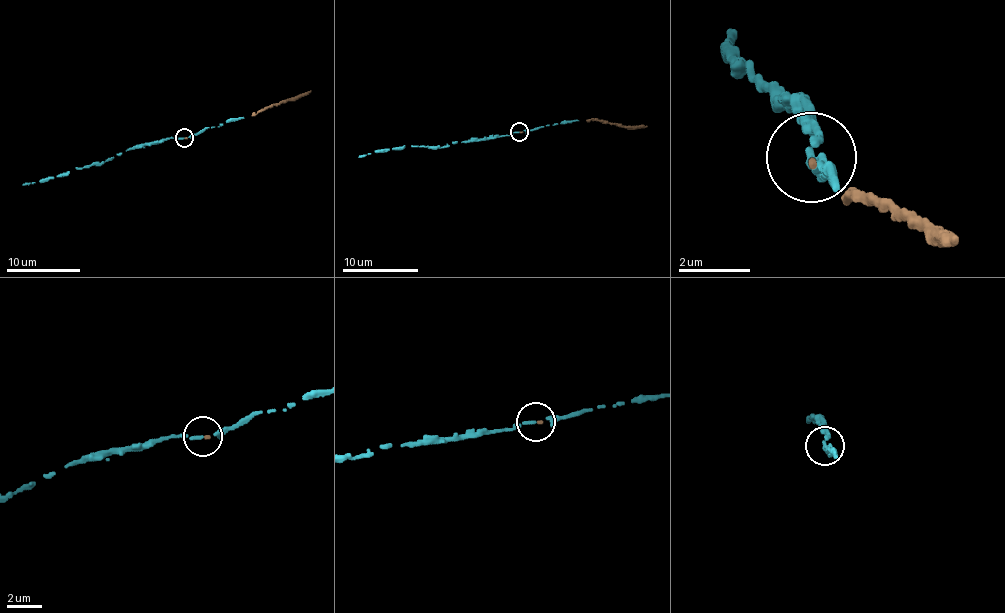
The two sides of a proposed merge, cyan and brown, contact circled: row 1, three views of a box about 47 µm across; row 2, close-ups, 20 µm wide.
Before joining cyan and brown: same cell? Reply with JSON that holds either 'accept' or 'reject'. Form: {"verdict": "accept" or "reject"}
{"verdict": "accept"}

